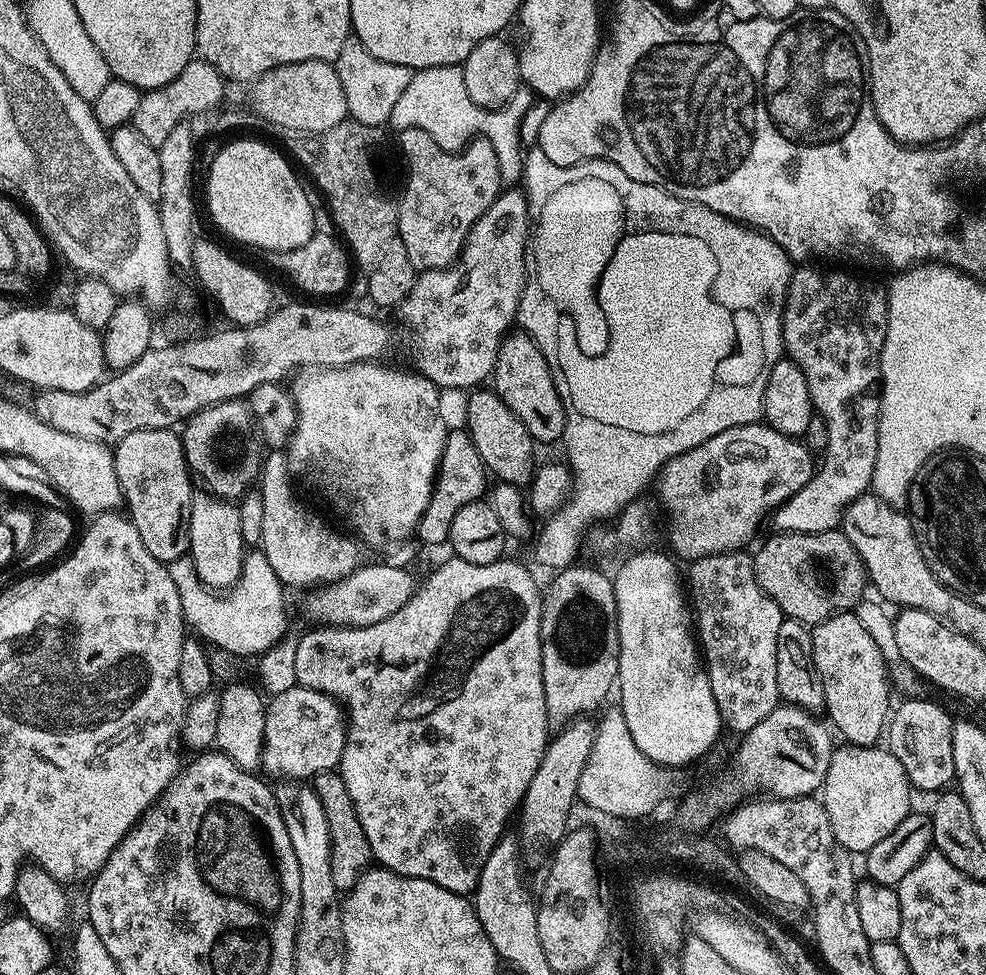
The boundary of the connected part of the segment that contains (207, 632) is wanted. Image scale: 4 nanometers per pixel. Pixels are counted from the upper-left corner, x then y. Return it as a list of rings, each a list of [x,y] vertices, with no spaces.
[[[252,550],[245,555],[240,583],[225,592],[205,586],[188,556],[171,560],[167,566],[174,586],[178,586],[178,598],[182,598],[184,623],[191,631],[193,628],[198,632],[205,645],[221,648],[232,656],[259,658],[290,628],[288,608],[284,605],[285,585],[281,584],[278,574],[274,574],[274,566],[270,566],[263,550]]]

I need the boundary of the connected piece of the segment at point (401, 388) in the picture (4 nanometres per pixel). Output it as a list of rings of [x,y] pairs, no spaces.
[[[369,362],[367,364],[347,364],[341,368],[306,368],[297,371],[290,380],[292,401],[296,404],[296,425],[292,431],[292,437],[288,439],[286,445],[286,453],[288,452],[287,471],[293,477],[299,478],[301,476],[310,487],[317,488],[332,503],[333,510],[353,528],[351,531],[367,547],[369,544],[372,548],[380,548],[383,544],[396,544],[399,540],[406,539],[411,532],[413,535],[417,531],[422,514],[432,497],[436,471],[442,458],[442,446],[450,431],[449,425],[444,425],[444,416],[440,413],[442,392],[434,382],[430,382],[415,370],[402,372],[398,368],[383,368],[384,366],[380,362]]]

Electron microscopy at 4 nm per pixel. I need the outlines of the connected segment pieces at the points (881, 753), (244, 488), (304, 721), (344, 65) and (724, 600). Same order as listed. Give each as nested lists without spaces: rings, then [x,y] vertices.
[[[847,742],[841,745],[841,748],[839,745],[833,751],[829,769],[826,770],[822,803],[830,818],[830,830],[834,830],[834,838],[838,838],[840,845],[849,854],[867,854],[874,846],[878,846],[878,842],[882,842],[882,838],[886,838],[886,834],[890,834],[890,830],[897,828],[902,818],[906,818],[913,811],[914,789],[906,778],[906,770],[902,770],[902,764],[898,762],[898,758],[894,758],[894,754],[888,752],[887,747],[863,748]]]
[[[243,399],[226,400],[221,404],[213,405],[212,408],[204,408],[188,417],[183,428],[184,457],[188,463],[188,471],[199,483],[201,480],[204,483],[201,485],[213,496],[229,502],[236,502],[259,481],[262,471],[260,463],[264,460],[263,454],[260,453],[262,440],[258,435],[256,421],[252,419],[252,411],[248,409],[248,405]]]
[[[299,686],[271,697],[266,704],[262,768],[281,781],[311,781],[319,772],[333,771],[342,758],[348,733],[345,709],[339,700]]]
[[[349,38],[344,43],[342,54],[338,54],[334,63],[338,82],[342,82],[342,91],[346,94],[349,117],[362,122],[362,126],[383,129],[399,96],[405,92],[413,69],[398,66],[398,62],[382,62],[382,58],[374,58],[374,54],[370,54],[370,50],[366,50],[366,46],[355,38]]]
[[[744,550],[734,552],[719,552],[713,556],[703,556],[697,560],[691,561],[687,565],[688,576],[686,572],[686,592],[690,597],[690,608],[694,613],[694,632],[698,637],[698,648],[702,653],[702,663],[707,669],[710,687],[713,690],[714,700],[717,703],[718,714],[721,716],[723,727],[729,732],[735,734],[743,734],[754,730],[754,726],[758,726],[758,722],[762,722],[762,718],[766,718],[766,714],[770,714],[775,708],[779,708],[782,701],[778,694],[778,626],[782,626],[782,622],[786,618],[783,610],[778,606],[778,602],[774,602],[774,598],[770,598],[770,594],[766,594],[762,590],[762,586],[758,586],[758,582],[754,578],[754,566],[752,565],[752,556]]]

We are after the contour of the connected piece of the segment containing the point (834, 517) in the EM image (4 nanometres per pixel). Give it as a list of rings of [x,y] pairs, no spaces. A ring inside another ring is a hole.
[[[800,266],[793,271],[788,292],[784,295],[782,334],[784,352],[806,376],[815,415],[826,426],[828,446],[812,473],[810,482],[802,486],[786,502],[771,513],[770,524],[776,532],[830,532],[841,527],[848,504],[871,489],[874,462],[878,458],[878,422],[880,421],[880,351],[886,342],[888,297],[872,284],[847,276],[844,272],[823,272],[820,266]]]

